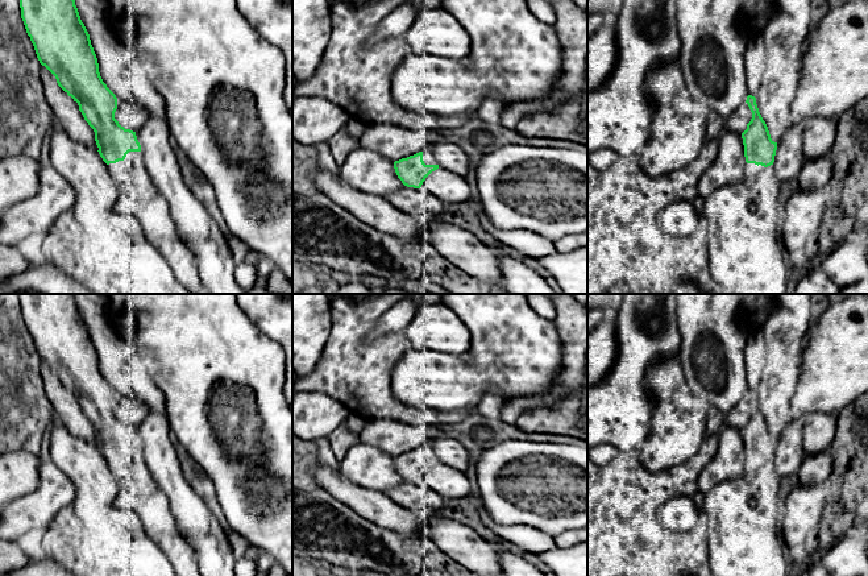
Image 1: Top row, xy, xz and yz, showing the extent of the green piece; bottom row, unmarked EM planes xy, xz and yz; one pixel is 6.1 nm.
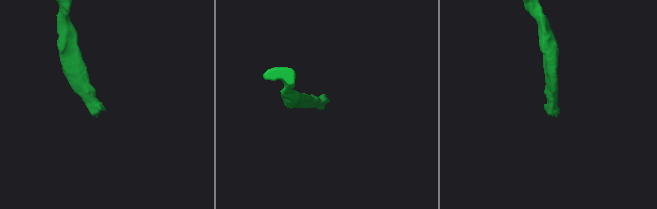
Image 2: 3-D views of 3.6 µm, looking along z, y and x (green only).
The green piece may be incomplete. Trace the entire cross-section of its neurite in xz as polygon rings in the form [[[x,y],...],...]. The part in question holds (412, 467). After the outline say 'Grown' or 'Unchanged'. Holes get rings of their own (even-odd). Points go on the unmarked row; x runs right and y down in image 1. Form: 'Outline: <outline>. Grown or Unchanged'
Outline: [[[427,443],[414,451],[395,456],[394,464],[404,481],[420,484],[425,473],[439,464],[439,460],[431,444]]]. Grown

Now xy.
Outline: [[[20,294],[21,314],[30,336],[34,341],[37,353],[57,374],[58,381],[78,398],[79,406],[84,415],[95,427],[95,436],[99,443],[99,449],[107,459],[109,468],[115,473],[120,484],[119,504],[132,510],[142,522],[146,534],[163,550],[169,562],[173,564],[178,576],[202,576],[195,559],[194,548],[186,542],[180,534],[176,521],[170,510],[170,504],[166,494],[159,489],[153,476],[150,475],[141,440],[137,435],[136,427],[125,424],[115,414],[117,405],[117,393],[103,377],[99,368],[99,359],[94,343],[91,340],[90,330],[80,315],[74,294]]]. Grown

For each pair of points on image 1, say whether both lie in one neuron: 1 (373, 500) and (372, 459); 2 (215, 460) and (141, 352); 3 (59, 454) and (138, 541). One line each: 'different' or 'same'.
1: different
2: same
3: same

